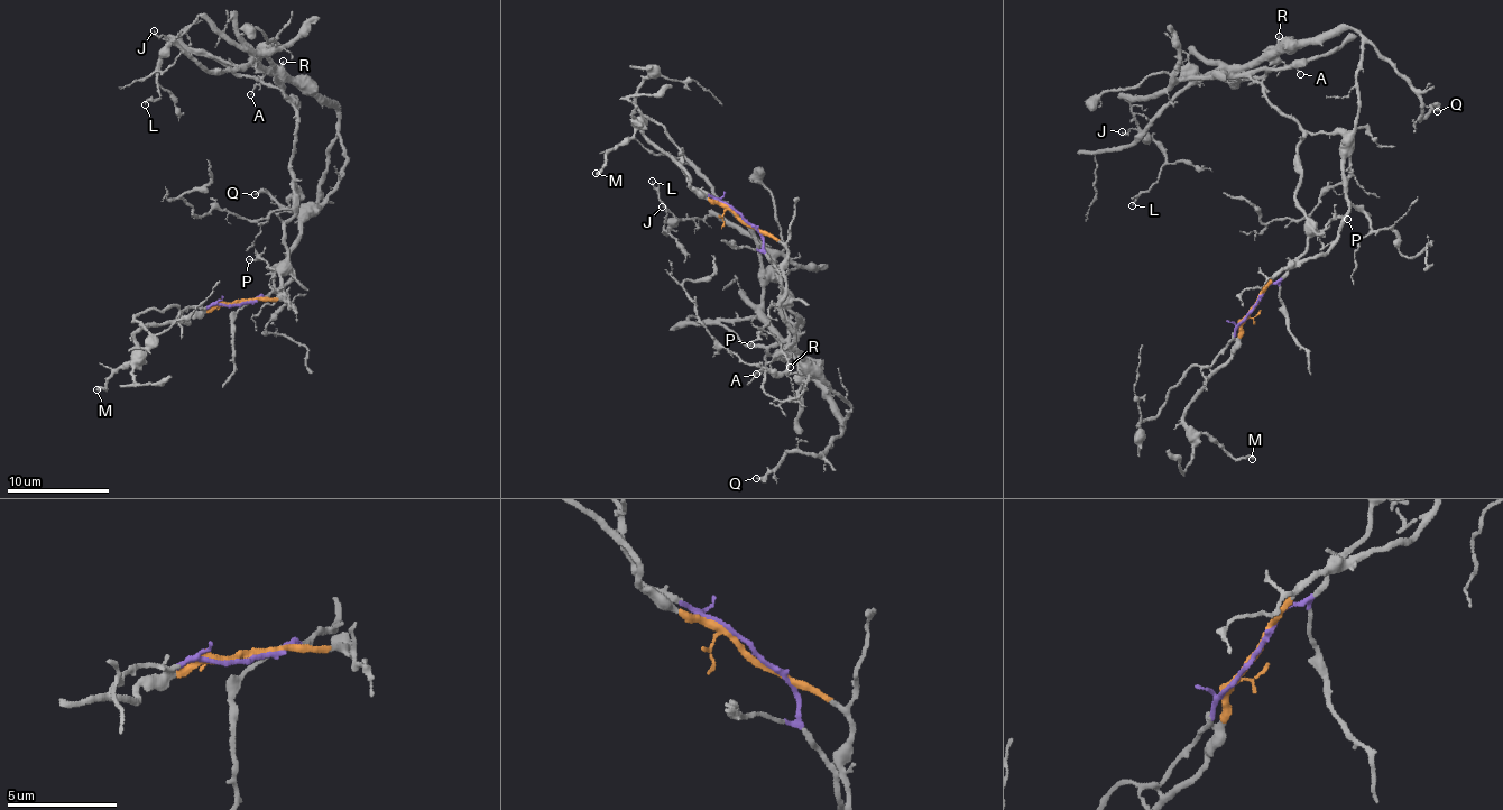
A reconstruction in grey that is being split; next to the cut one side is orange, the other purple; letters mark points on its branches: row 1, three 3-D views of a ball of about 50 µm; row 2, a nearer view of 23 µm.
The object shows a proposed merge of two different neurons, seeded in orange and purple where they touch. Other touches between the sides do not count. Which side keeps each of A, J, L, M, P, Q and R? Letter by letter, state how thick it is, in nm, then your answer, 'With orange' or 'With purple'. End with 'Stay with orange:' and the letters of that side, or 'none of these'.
A: Thickness 110 nm. With purple
J: Thickness 130 nm. With purple
L: Thickness 80 nm. With purple
M: Thickness 240 nm. With orange
P: Thickness 110 nm. With purple
Q: Thickness 280 nm. With orange
R: Thickness 140 nm. With orange
Stay with orange: M, Q, R

